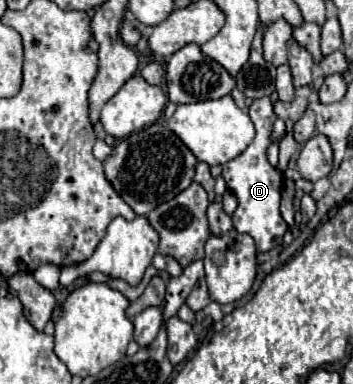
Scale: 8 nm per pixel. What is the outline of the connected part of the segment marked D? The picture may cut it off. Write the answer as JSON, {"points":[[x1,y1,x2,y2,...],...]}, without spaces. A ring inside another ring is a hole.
{"points":[[263,96,253,100,253,104,249,106,249,116,255,124,255,138,249,144,249,148,245,148,245,152,241,152,237,158,229,160,223,166,223,178,227,182,227,188,237,196,237,210,233,214,233,226,239,232,245,232,249,236,253,236,255,244,257,244,257,252,267,252,273,246,281,244,281,238,287,230,285,220,281,218,279,212,279,202,281,202,281,186,283,186,283,174,281,170,273,168,267,160,267,148,271,144,269,134,273,128,273,122,277,120,277,114,273,112,273,102]]}

